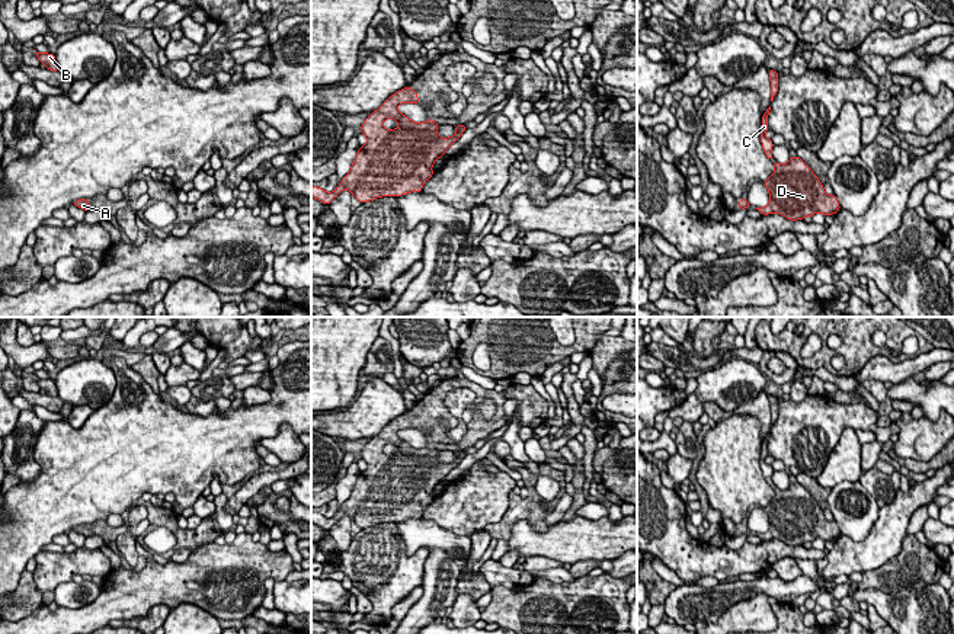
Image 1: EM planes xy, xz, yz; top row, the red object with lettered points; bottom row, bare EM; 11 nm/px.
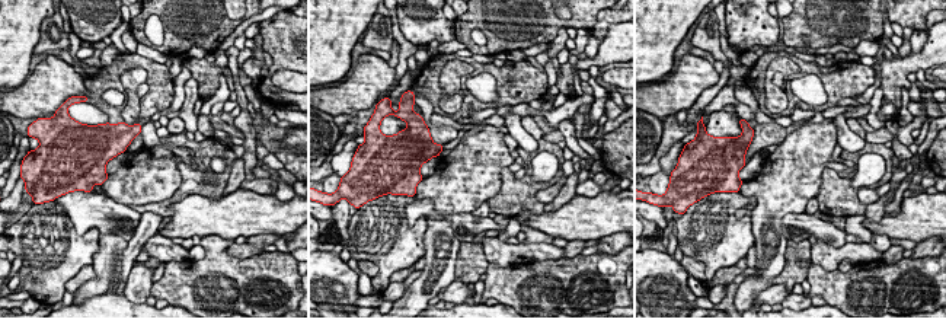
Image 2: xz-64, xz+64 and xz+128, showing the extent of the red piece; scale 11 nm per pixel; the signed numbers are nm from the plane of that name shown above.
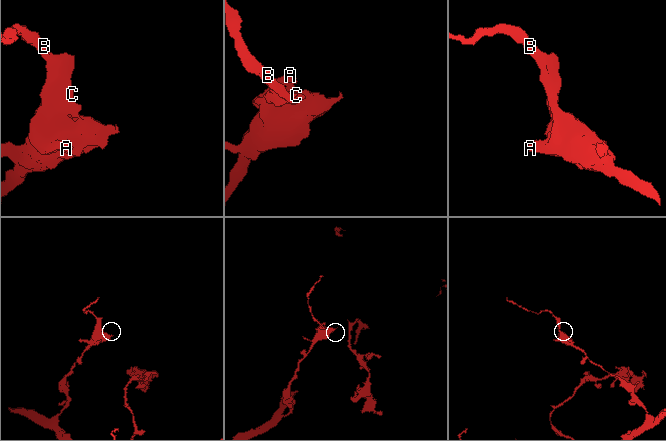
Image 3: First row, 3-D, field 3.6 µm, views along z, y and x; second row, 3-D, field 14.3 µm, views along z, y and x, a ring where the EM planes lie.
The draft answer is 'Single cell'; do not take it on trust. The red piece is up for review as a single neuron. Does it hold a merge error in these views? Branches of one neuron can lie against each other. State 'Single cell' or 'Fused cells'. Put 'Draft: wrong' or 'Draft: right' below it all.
Single cell
Draft: right

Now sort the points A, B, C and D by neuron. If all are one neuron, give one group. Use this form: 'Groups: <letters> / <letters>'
Groups: A B C D

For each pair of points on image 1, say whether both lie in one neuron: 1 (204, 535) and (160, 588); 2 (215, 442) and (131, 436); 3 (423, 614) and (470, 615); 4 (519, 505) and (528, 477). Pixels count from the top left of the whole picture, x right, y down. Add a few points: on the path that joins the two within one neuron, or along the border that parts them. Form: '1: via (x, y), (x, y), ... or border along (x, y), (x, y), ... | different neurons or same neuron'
1: border along (214, 541), (204, 543), (194, 551) | different neurons
2: via (195, 442), (151, 442) | same neuron
3: border along (457, 595), (453, 607) | different neurons
4: via (527, 500), (531, 496), (530, 484) | same neuron

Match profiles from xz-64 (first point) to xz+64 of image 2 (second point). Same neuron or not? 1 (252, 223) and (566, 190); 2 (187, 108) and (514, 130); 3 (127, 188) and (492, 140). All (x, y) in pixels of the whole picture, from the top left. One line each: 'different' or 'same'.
1: different
2: same
3: same

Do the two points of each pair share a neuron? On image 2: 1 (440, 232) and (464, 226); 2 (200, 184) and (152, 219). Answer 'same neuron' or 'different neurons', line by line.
1: different neurons
2: different neurons

